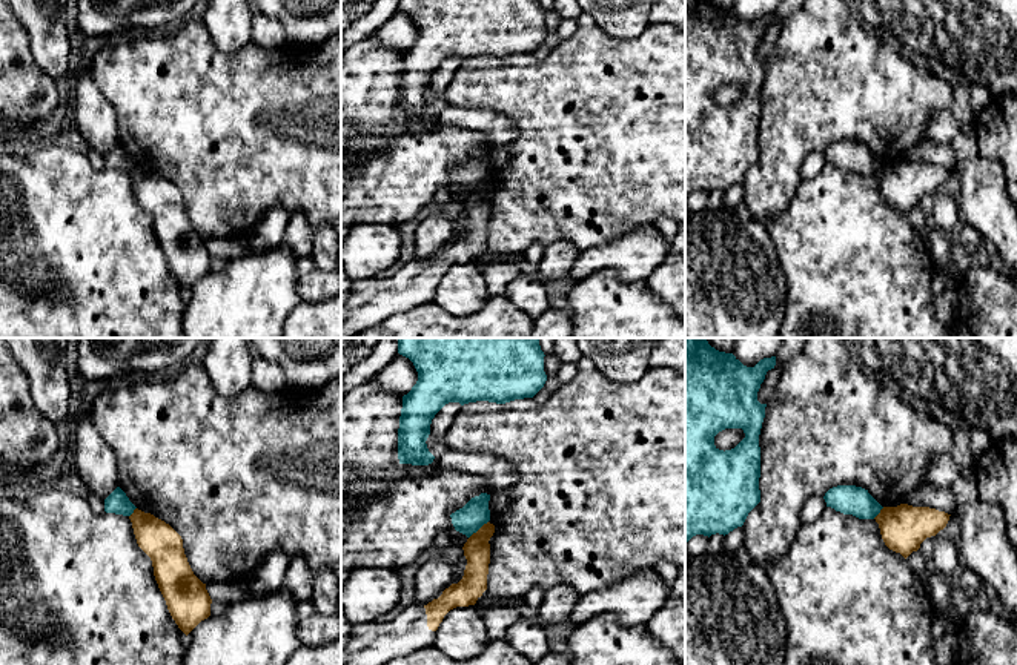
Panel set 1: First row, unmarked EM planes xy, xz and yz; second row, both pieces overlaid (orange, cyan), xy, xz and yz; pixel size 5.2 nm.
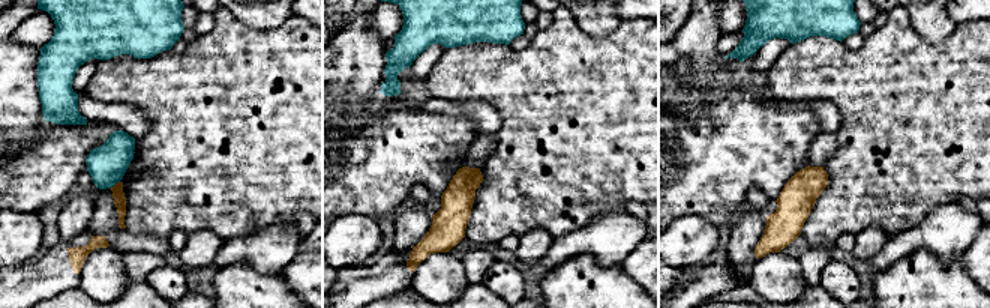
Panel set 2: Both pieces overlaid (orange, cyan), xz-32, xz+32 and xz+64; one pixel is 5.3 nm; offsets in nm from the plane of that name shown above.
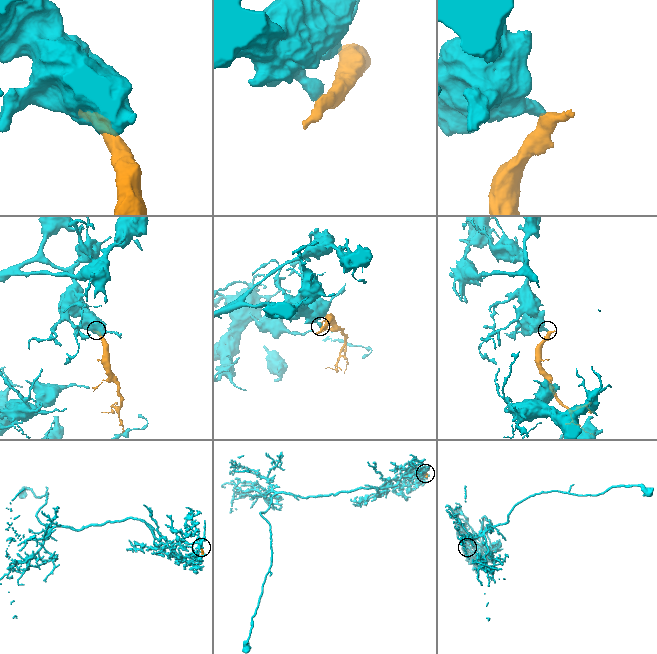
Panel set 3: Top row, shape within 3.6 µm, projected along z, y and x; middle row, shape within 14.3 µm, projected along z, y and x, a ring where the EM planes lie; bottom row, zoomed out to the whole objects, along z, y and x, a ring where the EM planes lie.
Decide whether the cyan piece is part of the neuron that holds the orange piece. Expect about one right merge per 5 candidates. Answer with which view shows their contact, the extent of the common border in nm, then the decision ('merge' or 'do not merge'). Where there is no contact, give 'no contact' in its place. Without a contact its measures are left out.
meets orange in xz; contact 140 nm long; do not merge

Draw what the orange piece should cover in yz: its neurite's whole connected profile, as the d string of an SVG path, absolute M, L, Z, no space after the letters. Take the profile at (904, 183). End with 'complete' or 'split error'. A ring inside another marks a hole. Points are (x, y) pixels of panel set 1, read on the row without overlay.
M900 160L883 163L874 175L879 180L885 201L906 215L920 204L926 194L943 186L949 172L936 164Z | complete

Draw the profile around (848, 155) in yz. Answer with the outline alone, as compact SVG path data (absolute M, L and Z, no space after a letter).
M837 141L823 152L827 163L859 175L874 175L883 164L868 146L856 141Z

